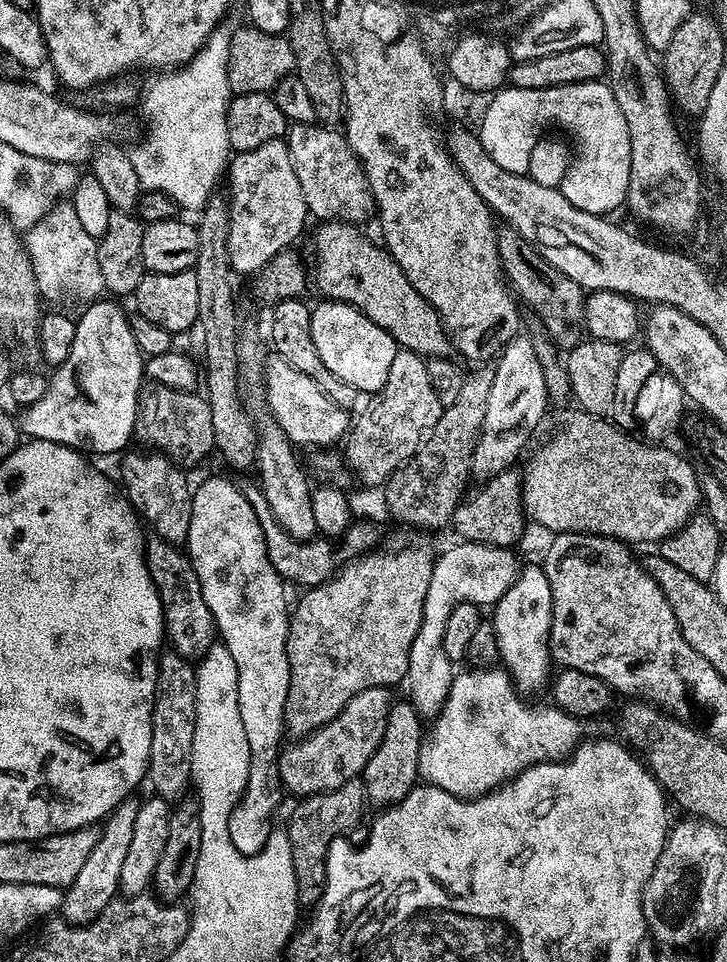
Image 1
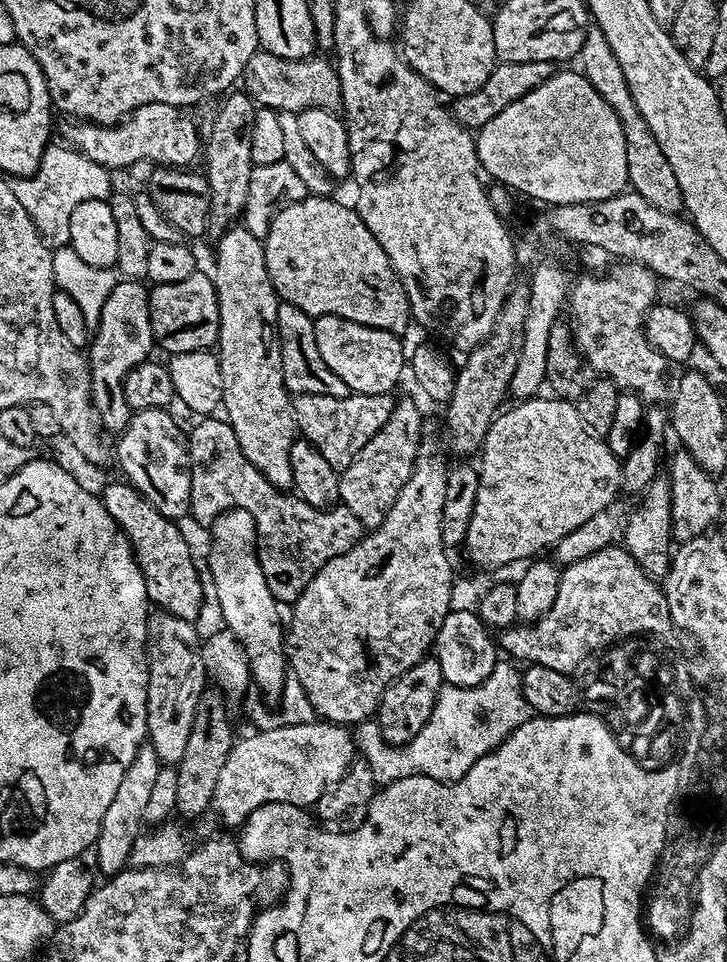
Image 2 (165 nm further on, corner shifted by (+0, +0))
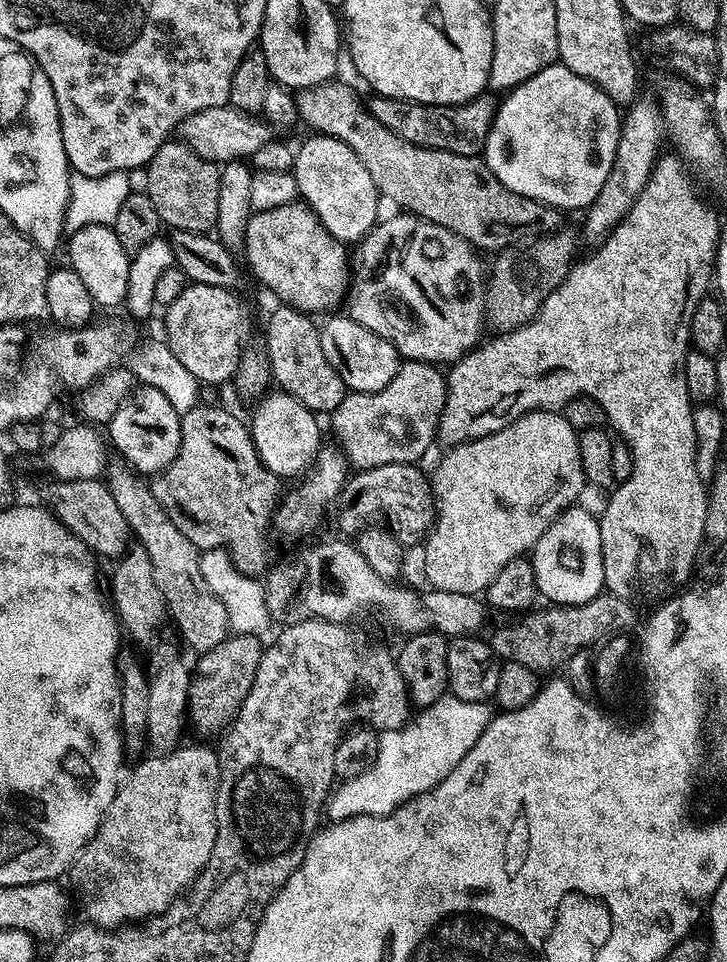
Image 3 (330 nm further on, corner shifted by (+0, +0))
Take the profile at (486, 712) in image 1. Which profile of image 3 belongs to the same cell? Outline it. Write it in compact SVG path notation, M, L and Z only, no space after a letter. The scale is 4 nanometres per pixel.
M445 694L432 705L419 709L403 728L380 732L382 756L376 756L367 772L351 780L353 787L358 786L359 815L389 816L404 801L441 784L454 766L470 754L474 742L478 742L492 720L493 709L487 706L481 701L464 701Z

